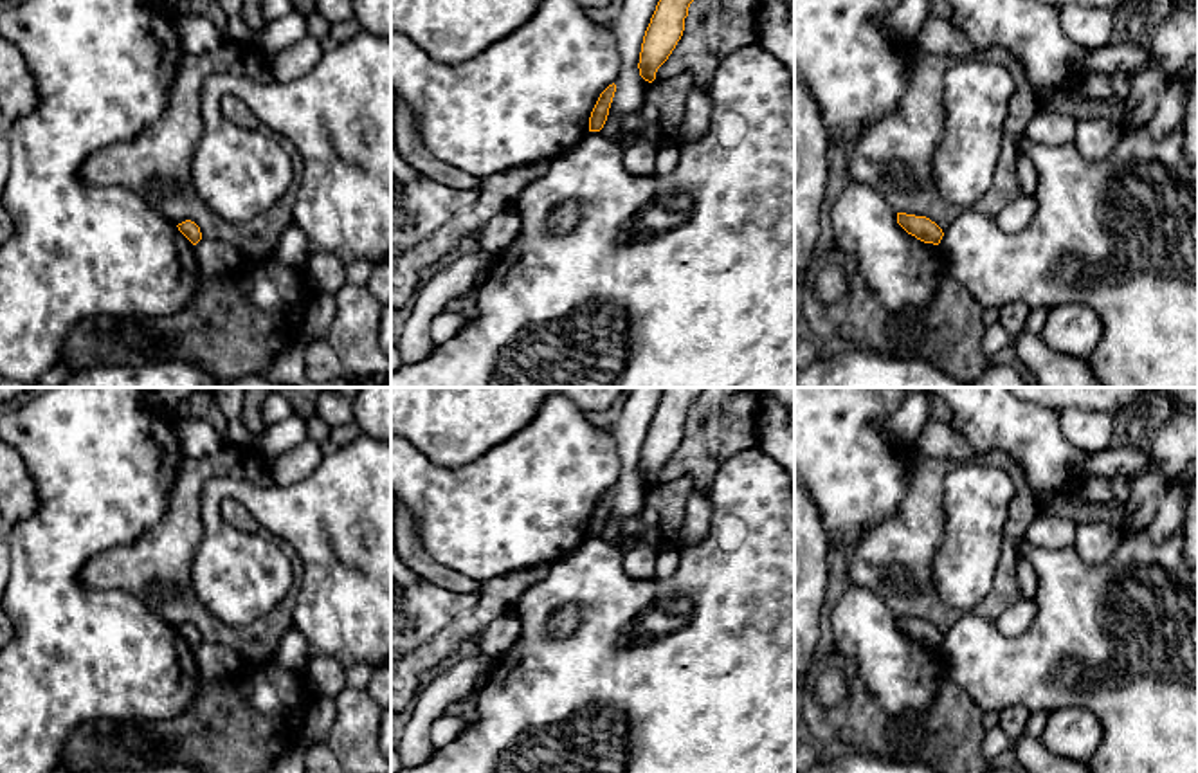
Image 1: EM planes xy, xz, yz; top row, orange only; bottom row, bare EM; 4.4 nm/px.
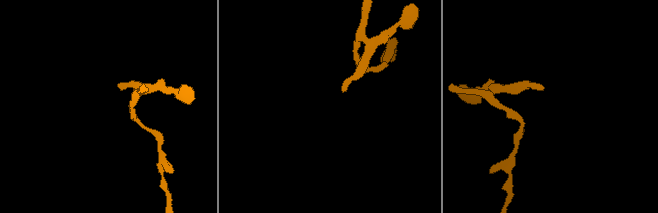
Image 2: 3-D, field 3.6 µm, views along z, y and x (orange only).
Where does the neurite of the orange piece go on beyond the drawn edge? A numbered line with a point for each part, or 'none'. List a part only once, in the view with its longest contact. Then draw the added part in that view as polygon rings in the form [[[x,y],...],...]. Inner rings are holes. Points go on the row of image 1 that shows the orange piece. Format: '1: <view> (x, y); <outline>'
none

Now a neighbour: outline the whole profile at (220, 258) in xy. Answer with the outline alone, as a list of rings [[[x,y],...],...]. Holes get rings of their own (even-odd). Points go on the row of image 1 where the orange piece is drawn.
[[[202,238],[195,245],[195,254],[202,276],[236,281],[243,274],[245,256],[229,241]]]

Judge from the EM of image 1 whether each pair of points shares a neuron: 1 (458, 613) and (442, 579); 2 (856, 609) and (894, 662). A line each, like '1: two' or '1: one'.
1: two
2: one

